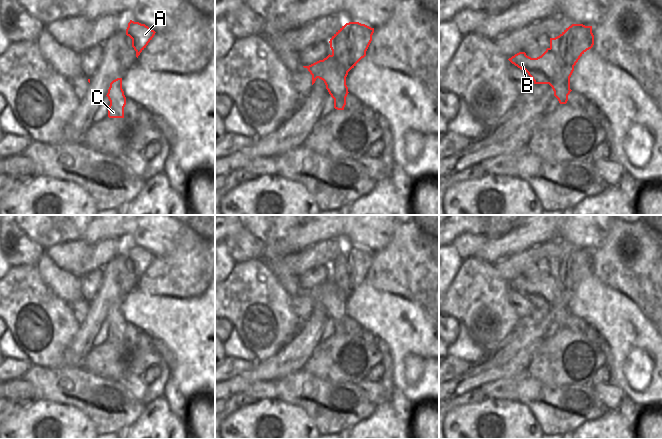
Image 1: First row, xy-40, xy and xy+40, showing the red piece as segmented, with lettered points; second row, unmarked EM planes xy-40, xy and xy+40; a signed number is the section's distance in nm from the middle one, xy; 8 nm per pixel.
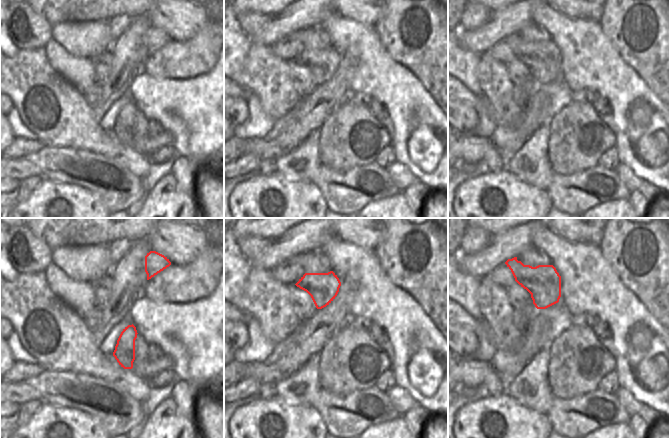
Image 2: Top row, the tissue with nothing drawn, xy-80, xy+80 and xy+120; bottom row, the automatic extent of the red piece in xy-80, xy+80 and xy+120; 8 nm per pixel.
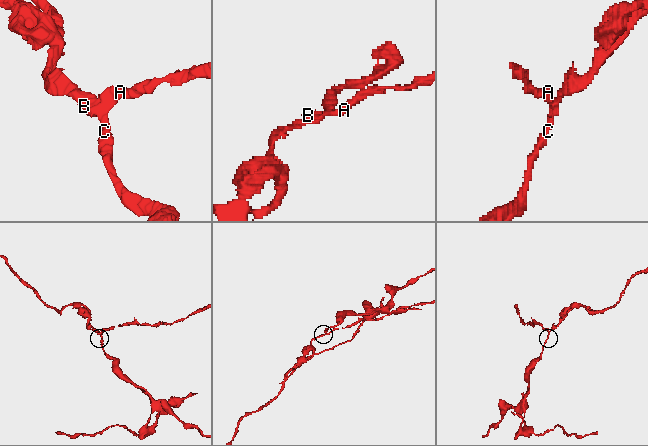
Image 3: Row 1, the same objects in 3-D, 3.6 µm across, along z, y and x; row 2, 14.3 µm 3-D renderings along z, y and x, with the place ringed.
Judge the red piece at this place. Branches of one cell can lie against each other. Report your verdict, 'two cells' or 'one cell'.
two cells

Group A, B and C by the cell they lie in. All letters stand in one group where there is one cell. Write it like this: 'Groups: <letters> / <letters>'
Groups: A / B C

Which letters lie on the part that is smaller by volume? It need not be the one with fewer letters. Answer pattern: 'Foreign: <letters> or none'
Foreign: A

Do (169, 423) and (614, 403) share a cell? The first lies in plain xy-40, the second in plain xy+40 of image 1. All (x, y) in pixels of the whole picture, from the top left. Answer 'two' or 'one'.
two

